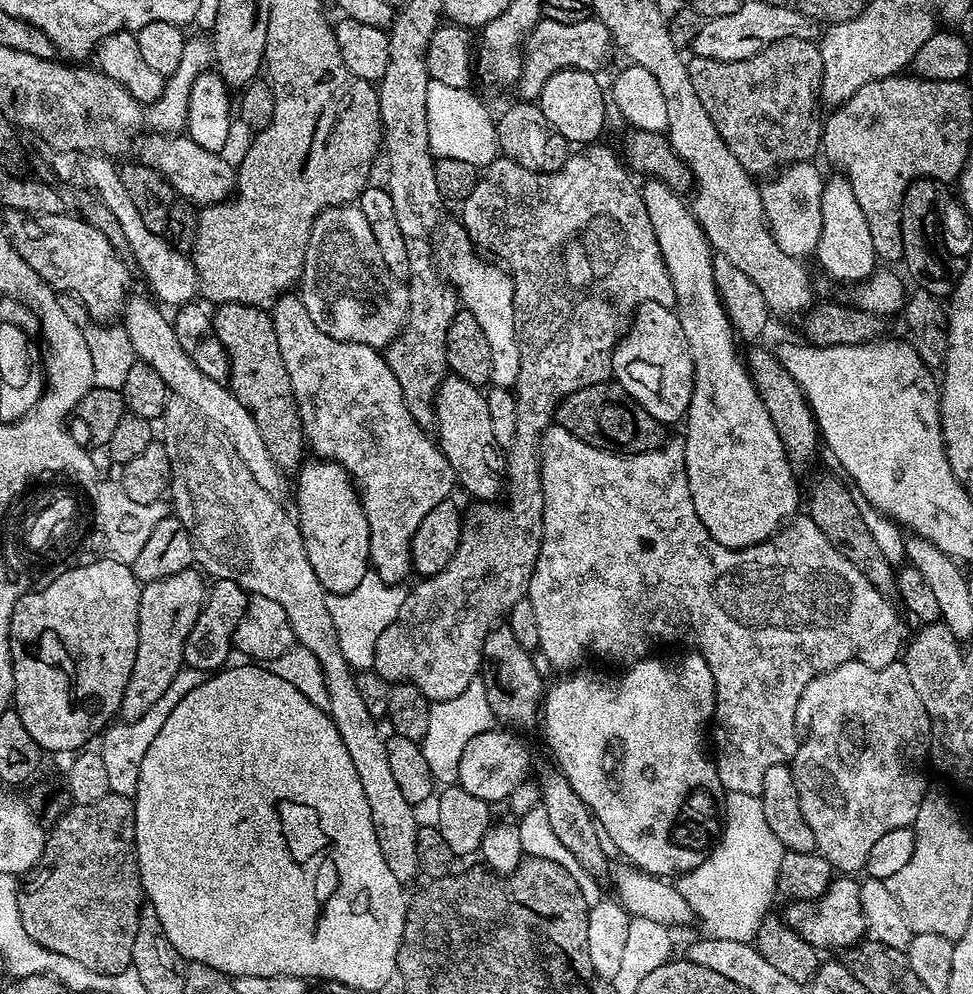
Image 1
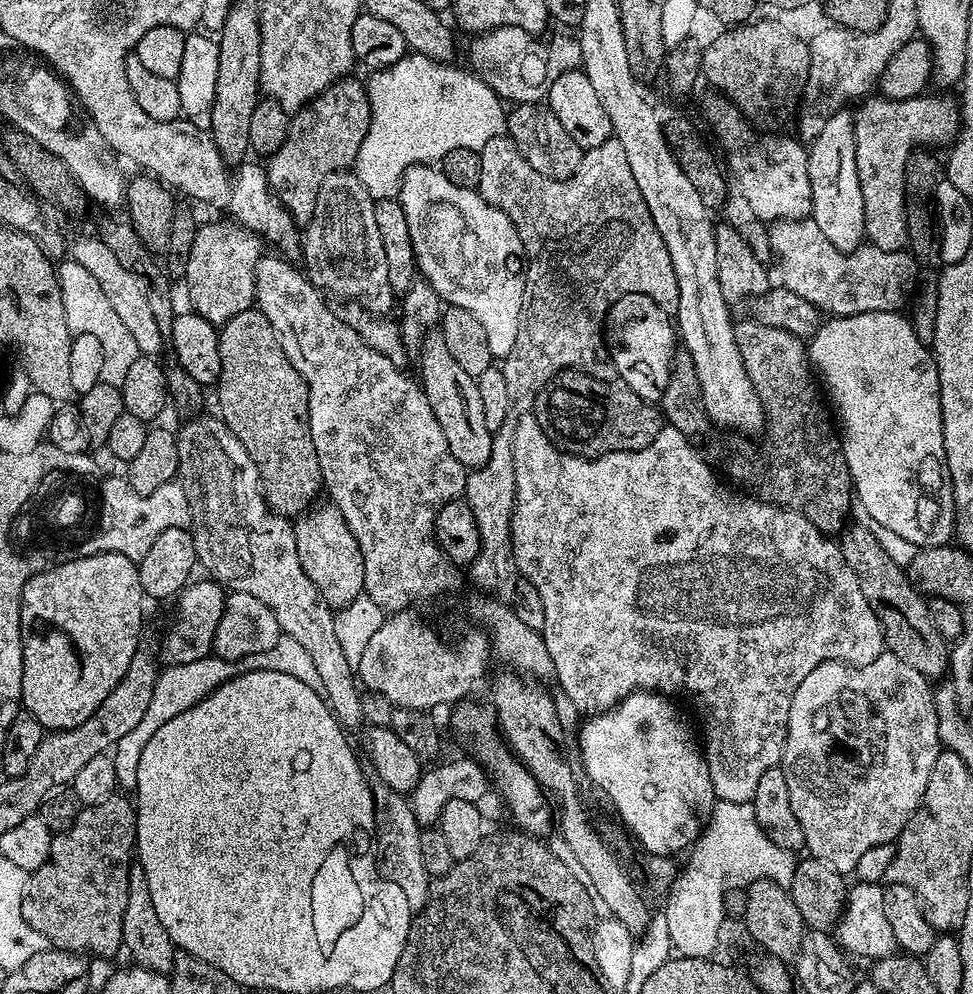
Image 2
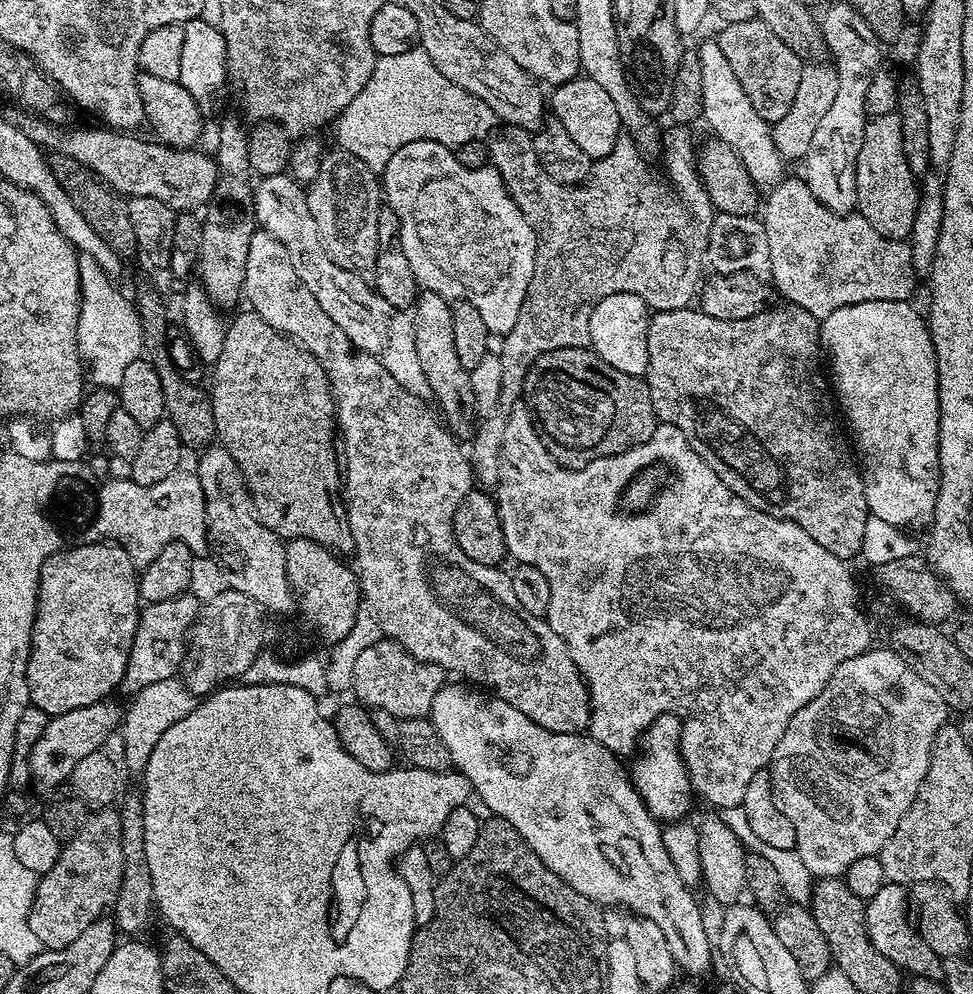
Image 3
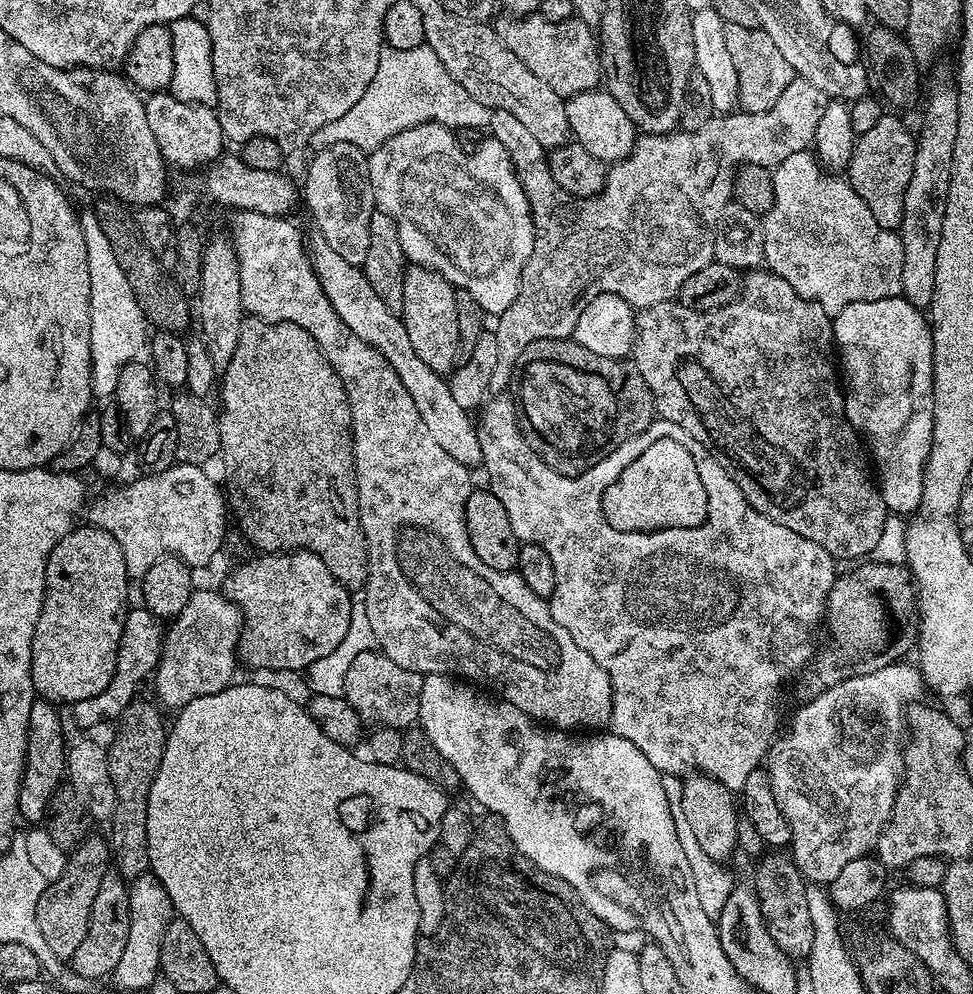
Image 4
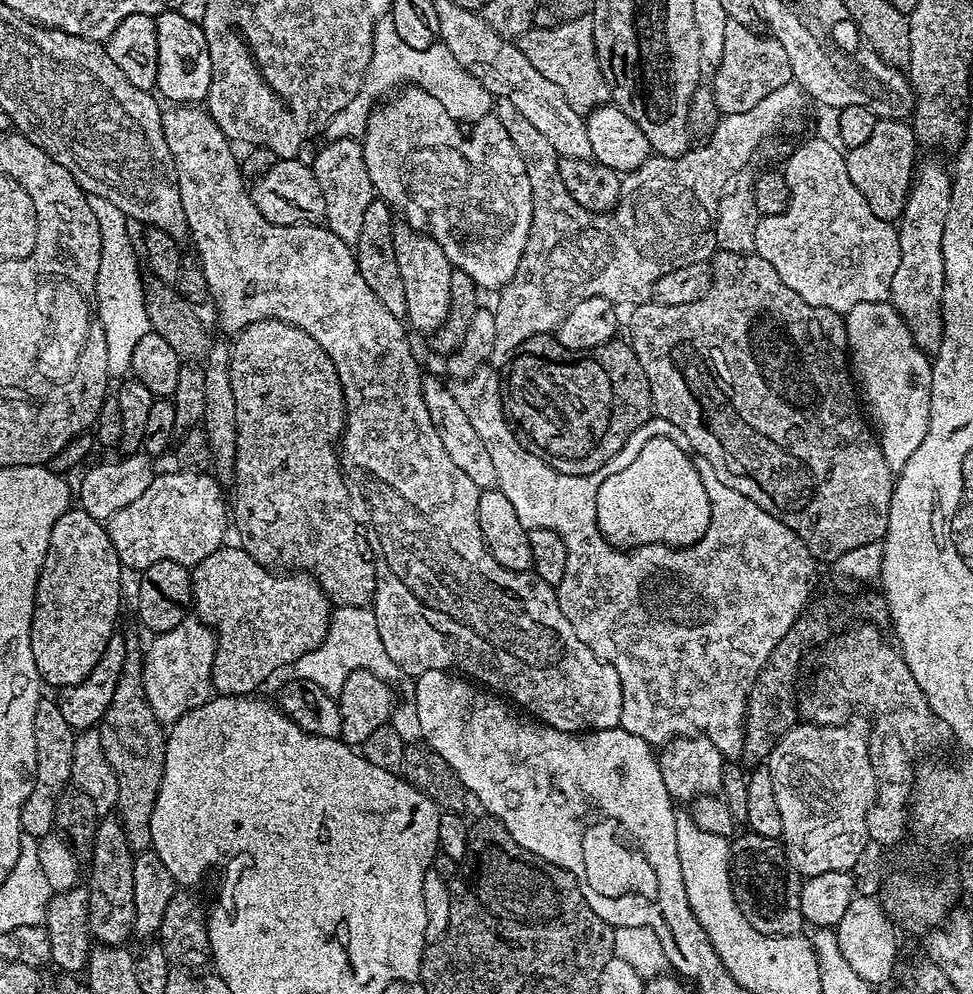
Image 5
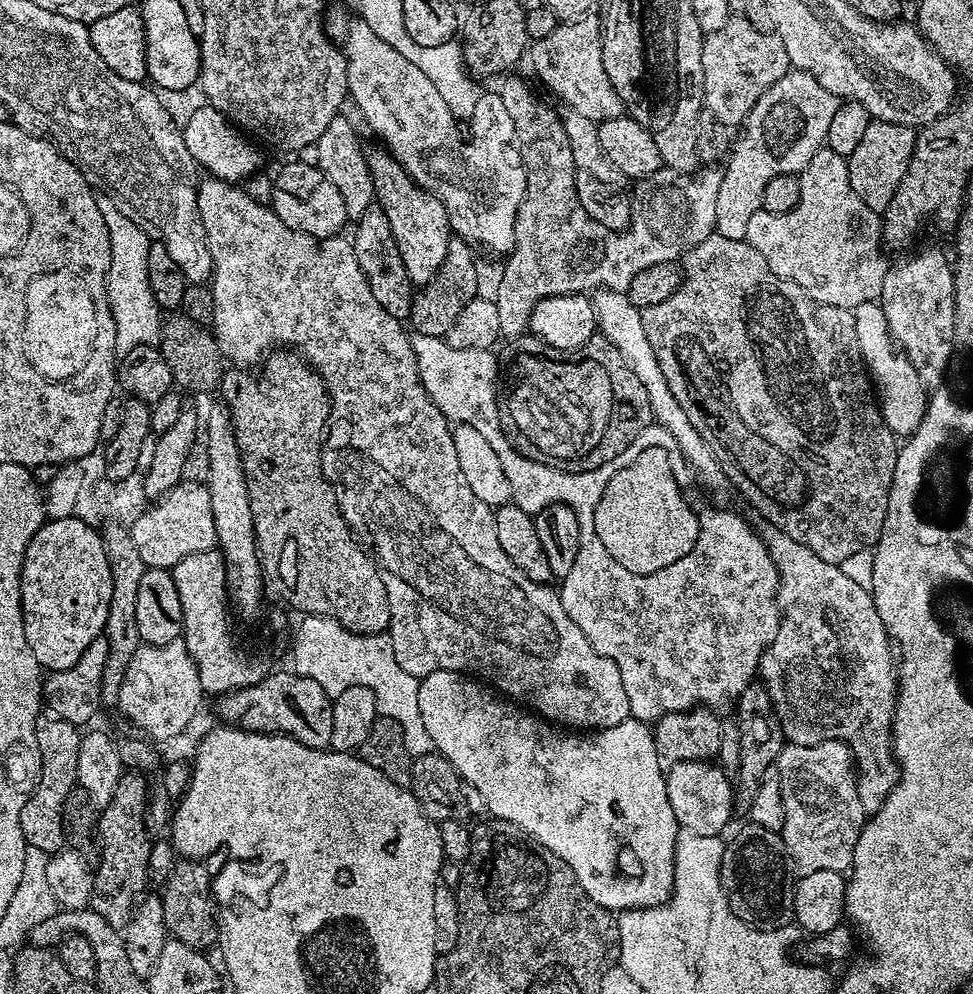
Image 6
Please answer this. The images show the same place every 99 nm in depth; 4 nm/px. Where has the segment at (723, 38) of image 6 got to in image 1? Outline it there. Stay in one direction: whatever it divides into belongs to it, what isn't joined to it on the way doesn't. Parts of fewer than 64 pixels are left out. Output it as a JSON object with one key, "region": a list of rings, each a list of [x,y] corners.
{"region":[[[791,36],[774,42],[757,56],[734,62],[698,55],[691,59],[687,66],[694,94],[702,98],[710,122],[722,134],[722,142],[730,146],[730,154],[753,177],[767,177],[781,166],[811,161],[812,155],[821,151],[822,116],[816,113],[816,104],[822,54],[813,41],[811,44],[808,38]]]}

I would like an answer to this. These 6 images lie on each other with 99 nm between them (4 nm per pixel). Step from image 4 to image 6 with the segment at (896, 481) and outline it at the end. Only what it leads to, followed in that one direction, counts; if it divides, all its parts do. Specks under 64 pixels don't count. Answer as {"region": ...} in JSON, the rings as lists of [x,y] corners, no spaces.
{"region":[[[868,301],[854,309],[854,330],[858,330],[860,357],[863,358],[864,366],[878,393],[880,413],[886,426],[897,438],[911,436],[918,430],[924,412],[928,409],[929,397],[914,366],[910,366],[910,362],[892,339],[890,330],[886,326],[886,314],[877,301]]]}

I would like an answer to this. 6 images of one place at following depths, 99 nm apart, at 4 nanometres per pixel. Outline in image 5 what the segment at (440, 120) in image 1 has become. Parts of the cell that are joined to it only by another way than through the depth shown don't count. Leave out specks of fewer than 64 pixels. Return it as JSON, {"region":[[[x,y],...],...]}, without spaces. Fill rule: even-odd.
{"region":[[[386,15],[383,19],[384,24],[377,22],[380,28],[374,28],[372,58],[367,74],[363,76],[362,86],[351,102],[347,103],[342,110],[338,110],[327,124],[324,134],[328,140],[361,139],[373,106],[384,98],[382,97],[384,94],[389,95],[403,86],[418,87],[432,94],[434,98],[438,98],[438,102],[445,107],[446,112],[459,122],[468,120],[467,122],[473,124],[493,111],[494,97],[472,74],[459,65],[458,58],[454,57],[449,47],[437,42],[430,45],[426,51],[415,50],[403,42],[398,34],[392,36],[394,22],[388,24],[391,15]],[[452,88],[456,88],[456,92],[452,92]],[[452,96],[456,96],[460,104],[452,104]]]}

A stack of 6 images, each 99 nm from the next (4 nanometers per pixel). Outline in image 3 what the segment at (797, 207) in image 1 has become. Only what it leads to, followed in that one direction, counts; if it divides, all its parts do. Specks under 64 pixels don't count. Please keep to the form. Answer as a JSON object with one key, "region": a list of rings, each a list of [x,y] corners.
{"region":[[[712,38],[698,48],[702,62],[702,110],[703,123],[712,127],[712,136],[726,142],[742,158],[746,170],[750,170],[750,178],[754,178],[756,187],[761,190],[771,190],[785,179],[786,161],[778,150],[772,137],[772,129],[767,120],[763,120],[750,106],[750,98],[746,98],[746,90],[742,90],[742,82],[738,82],[734,70],[722,54],[719,39]]]}

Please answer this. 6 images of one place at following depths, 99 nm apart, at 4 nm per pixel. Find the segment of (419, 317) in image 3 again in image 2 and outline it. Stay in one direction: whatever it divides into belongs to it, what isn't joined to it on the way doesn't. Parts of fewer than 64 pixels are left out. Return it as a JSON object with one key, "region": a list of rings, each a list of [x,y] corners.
{"region":[[[438,330],[425,336],[420,343],[418,355],[420,387],[426,394],[426,402],[430,402],[430,410],[434,410],[434,418],[438,418],[438,426],[442,426],[442,434],[446,434],[450,454],[454,454],[454,458],[458,458],[466,470],[486,466],[494,434],[486,430],[486,414],[482,414],[482,397],[478,395],[477,377],[466,374],[466,370],[458,366],[450,349],[446,347],[446,338],[442,338]]]}

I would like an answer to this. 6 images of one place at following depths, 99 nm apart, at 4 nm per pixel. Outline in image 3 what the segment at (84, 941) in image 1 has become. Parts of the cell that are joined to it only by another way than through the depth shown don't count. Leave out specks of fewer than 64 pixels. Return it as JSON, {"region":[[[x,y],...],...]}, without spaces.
{"region":[[[115,807],[95,809],[77,827],[69,840],[63,841],[58,862],[39,877],[29,926],[45,949],[65,948],[104,912],[113,907],[122,886],[122,822]]]}

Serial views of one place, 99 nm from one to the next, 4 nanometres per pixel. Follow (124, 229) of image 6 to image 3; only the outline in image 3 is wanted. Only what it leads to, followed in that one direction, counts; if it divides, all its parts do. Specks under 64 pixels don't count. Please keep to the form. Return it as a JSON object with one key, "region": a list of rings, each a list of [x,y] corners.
{"region":[[[86,255],[80,256],[80,317],[78,318],[78,347],[80,355],[86,361],[86,372],[97,389],[119,389],[122,374],[126,366],[135,360],[141,359],[143,348],[143,332],[133,301],[127,300],[107,273],[100,268],[94,258]]]}

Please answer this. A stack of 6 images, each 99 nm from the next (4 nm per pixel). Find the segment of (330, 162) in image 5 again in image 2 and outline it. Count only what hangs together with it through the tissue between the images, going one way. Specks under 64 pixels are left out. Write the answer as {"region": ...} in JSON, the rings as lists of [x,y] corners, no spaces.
{"region":[[[354,171],[331,172],[318,186],[314,214],[302,232],[302,261],[308,279],[321,293],[333,292],[370,313],[388,314],[394,308],[394,293],[386,275],[382,234],[374,222],[375,205]]]}

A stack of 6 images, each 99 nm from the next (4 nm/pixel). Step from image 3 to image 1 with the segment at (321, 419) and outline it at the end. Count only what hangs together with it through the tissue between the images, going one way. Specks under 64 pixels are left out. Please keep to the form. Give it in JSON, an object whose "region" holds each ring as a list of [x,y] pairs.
{"region":[[[221,304],[211,313],[211,318],[230,358],[228,384],[233,395],[250,410],[250,414],[254,414],[254,422],[258,422],[270,458],[274,458],[285,473],[295,473],[306,456],[304,427],[290,386],[290,374],[286,374],[282,362],[282,350],[278,350],[278,334],[274,334],[271,315],[265,309],[249,304]]]}

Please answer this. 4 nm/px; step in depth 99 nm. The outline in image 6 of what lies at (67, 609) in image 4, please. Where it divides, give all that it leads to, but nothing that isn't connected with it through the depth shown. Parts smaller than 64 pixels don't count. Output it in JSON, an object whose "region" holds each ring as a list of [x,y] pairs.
{"region":[[[79,515],[49,519],[30,538],[20,575],[20,605],[26,642],[41,669],[70,670],[86,646],[104,635],[114,578],[103,535]]]}

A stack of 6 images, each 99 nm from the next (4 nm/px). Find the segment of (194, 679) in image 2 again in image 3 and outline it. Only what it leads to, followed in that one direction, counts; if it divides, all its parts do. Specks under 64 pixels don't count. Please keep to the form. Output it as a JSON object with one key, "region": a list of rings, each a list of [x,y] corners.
{"region":[[[172,677],[161,682],[154,682],[133,695],[129,708],[125,709],[122,716],[120,735],[124,746],[124,762],[127,768],[143,773],[146,765],[149,764],[150,754],[157,745],[158,738],[170,729],[175,722],[196,708],[198,698],[183,684],[179,677]]]}

